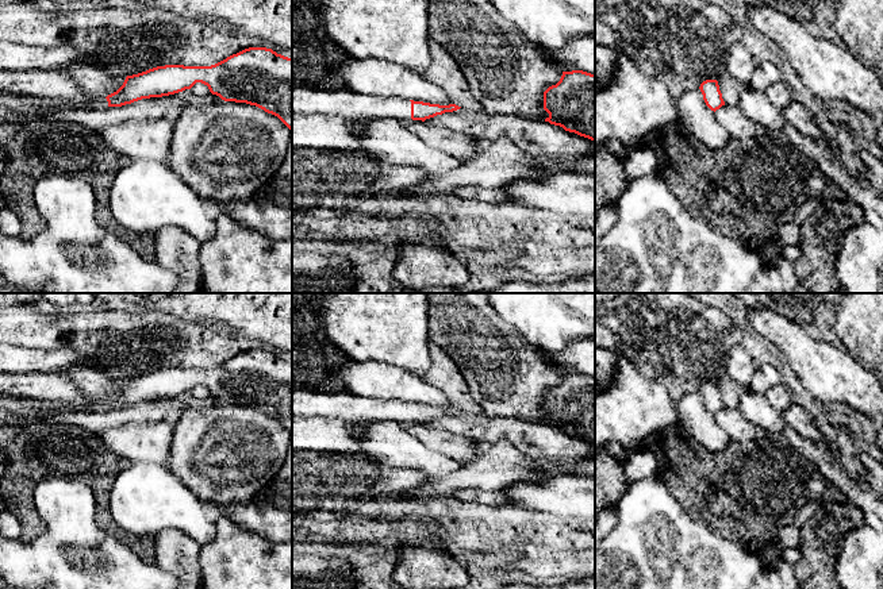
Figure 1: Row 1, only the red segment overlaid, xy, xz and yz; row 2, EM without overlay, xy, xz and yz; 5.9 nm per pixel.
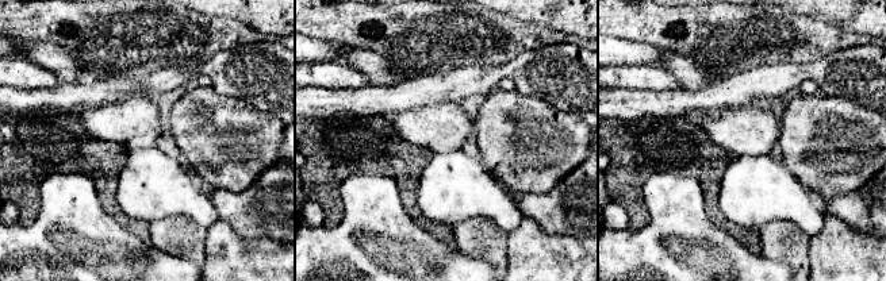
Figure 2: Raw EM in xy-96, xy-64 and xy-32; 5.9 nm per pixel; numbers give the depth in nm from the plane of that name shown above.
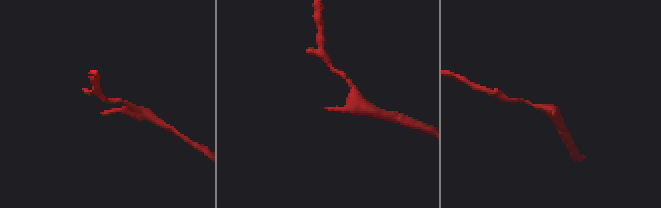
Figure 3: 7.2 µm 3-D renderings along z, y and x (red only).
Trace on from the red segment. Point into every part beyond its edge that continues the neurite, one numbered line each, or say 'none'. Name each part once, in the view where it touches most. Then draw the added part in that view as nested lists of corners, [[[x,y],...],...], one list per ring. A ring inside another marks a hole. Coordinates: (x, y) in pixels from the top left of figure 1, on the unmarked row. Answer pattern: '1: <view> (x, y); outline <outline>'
1: xz (348, 407); outline [[[292,390],[292,420],[322,417],[348,423],[391,420],[411,421],[411,404],[400,400],[380,400],[352,393],[312,393]]]

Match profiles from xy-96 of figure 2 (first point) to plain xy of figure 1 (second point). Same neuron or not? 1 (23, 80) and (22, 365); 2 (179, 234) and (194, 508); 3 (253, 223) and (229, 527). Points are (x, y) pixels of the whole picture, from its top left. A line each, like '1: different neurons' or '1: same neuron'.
1: different neurons
2: different neurons
3: different neurons

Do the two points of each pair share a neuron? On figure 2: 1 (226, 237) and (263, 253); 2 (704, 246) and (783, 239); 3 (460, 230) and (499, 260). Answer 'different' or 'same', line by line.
1: same
2: different
3: same

